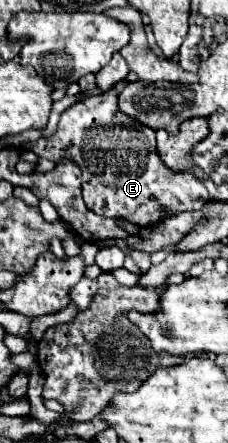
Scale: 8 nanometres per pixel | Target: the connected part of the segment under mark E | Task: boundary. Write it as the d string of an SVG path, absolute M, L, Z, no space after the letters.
M113 89L71 105L61 113L57 131L51 137L41 137L37 145L23 143L19 147L33 149L39 157L45 157L53 163L57 163L61 157L71 157L83 171L81 179L83 179L85 205L89 207L89 211L101 217L123 219L137 227L151 227L165 215L173 215L181 211L197 211L203 209L203 205L209 201L207 189L193 173L189 171L175 173L163 165L155 149L155 131L121 113L117 109L117 93Z

